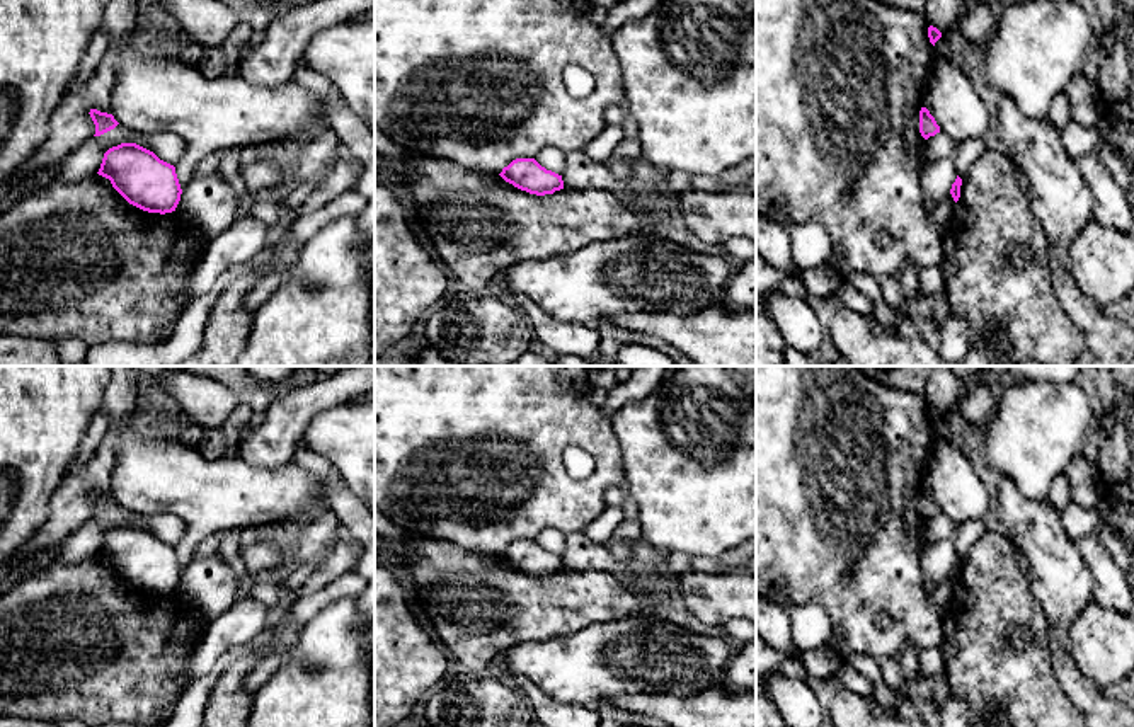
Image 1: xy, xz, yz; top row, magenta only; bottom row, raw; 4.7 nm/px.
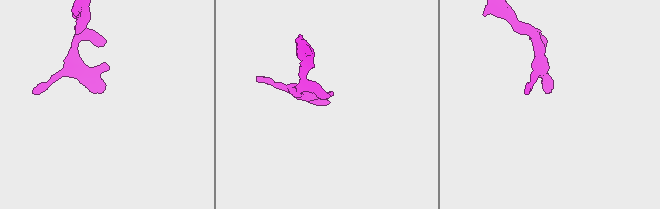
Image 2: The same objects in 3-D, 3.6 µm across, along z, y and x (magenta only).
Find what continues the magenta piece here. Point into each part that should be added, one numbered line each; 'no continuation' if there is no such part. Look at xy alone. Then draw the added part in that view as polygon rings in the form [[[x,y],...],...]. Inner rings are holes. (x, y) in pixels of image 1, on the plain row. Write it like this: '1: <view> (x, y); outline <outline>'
no continuation

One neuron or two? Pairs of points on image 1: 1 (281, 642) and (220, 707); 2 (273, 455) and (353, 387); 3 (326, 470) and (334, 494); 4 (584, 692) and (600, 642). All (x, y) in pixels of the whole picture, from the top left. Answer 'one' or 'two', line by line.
1: one
2: one
3: one
4: one

